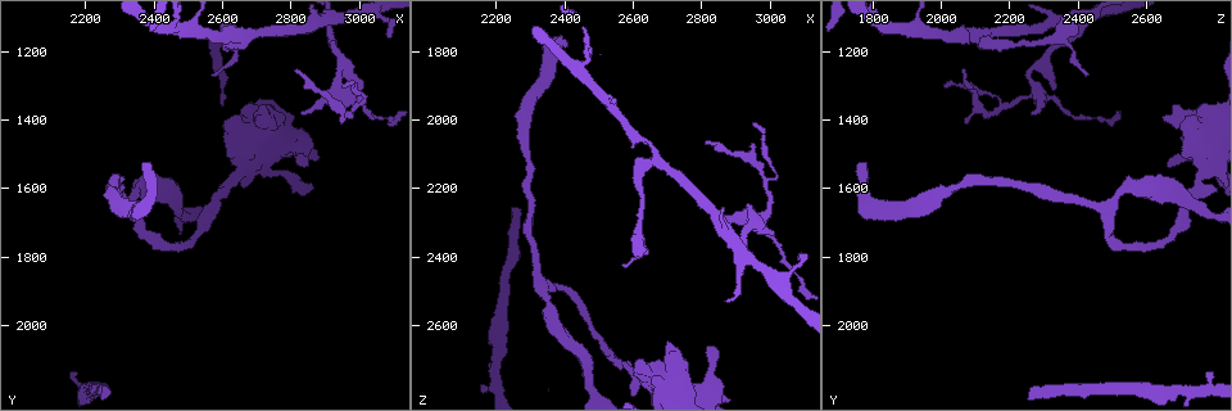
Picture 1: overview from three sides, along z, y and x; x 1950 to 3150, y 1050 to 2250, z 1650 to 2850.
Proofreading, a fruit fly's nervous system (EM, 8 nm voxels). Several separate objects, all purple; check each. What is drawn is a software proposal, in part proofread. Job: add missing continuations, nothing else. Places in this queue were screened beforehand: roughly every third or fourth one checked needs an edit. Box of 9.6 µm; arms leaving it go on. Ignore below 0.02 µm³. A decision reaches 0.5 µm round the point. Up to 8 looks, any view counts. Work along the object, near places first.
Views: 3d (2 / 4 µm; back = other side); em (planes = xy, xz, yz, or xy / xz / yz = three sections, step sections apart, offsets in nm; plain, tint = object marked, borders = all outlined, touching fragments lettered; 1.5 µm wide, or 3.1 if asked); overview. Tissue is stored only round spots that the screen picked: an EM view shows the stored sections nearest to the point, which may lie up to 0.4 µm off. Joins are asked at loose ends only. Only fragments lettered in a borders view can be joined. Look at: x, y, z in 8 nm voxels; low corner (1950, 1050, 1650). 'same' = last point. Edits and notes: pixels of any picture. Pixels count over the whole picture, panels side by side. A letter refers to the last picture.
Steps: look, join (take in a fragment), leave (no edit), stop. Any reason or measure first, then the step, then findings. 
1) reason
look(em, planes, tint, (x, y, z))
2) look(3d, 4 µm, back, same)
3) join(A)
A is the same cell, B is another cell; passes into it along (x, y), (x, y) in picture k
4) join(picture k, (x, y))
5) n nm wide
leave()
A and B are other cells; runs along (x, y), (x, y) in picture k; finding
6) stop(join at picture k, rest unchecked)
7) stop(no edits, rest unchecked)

branch stops here
look(3d, 4 µm, back, (2950, 1300, 2010))

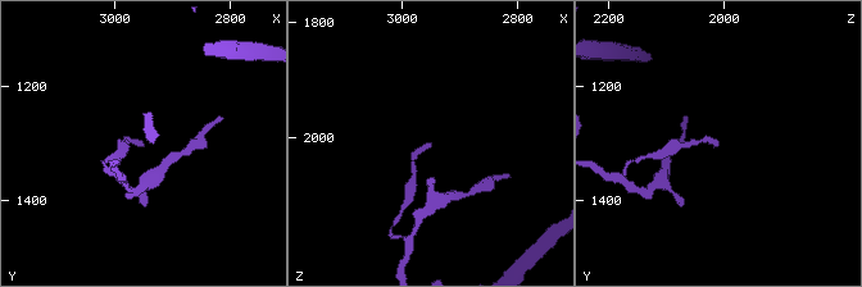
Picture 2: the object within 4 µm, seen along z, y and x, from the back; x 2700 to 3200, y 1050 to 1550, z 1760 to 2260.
shape alone is not enough
look(em, xy, step 8, borders, (2950, 1300, 2005))

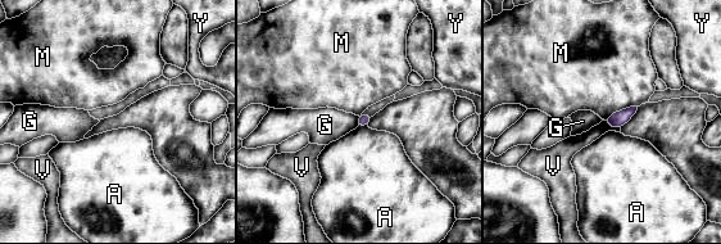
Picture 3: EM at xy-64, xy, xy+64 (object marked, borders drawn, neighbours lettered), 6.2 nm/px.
look(em, planes, borders, same)

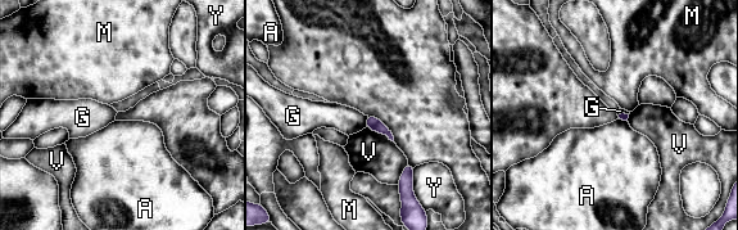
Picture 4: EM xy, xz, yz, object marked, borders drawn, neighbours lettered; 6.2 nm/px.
leave()
A, G, M, V and Y are other cells; border along (367, 116), (365, 126) in picture 4; none of them fits

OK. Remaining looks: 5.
branch stops here
look(em, planes, borders, (2840, 1530, 2660))

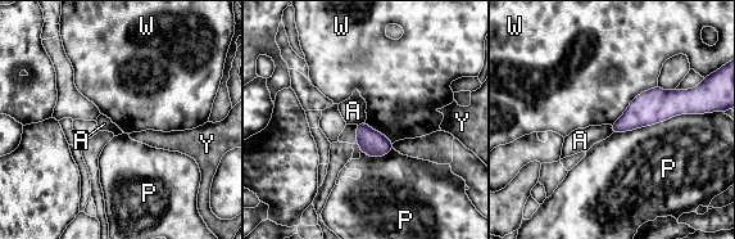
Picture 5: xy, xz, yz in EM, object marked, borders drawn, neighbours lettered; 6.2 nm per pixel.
120 nm wide
leave()
A, P, W and Y are other cells; border along (657, 85), (639, 93), (611, 125) in picture 5; no lettered fragment goes on from it

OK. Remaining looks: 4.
branch stops here
look(em, planes, plain, (2150, 2140, 2770))

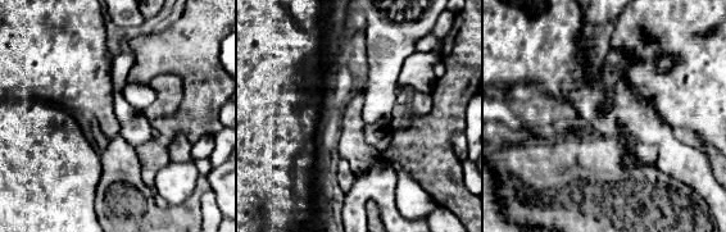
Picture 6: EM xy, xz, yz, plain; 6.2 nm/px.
look(em, planes, borders, same)

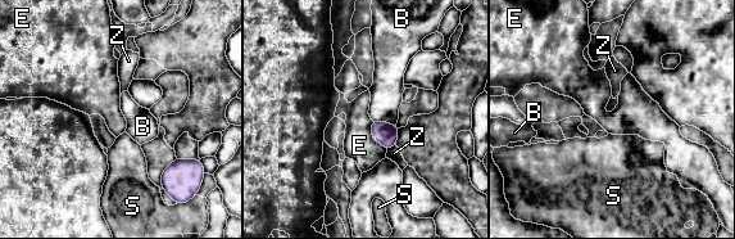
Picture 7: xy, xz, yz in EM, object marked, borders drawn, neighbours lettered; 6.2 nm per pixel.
E touches over 220 nm
leave()
B, E, S and Z are other cells; border along (371, 121), (371, 135), (386, 150) in picture 7; none of them fits

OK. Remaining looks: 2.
stop(no edits, rest unchecked)

